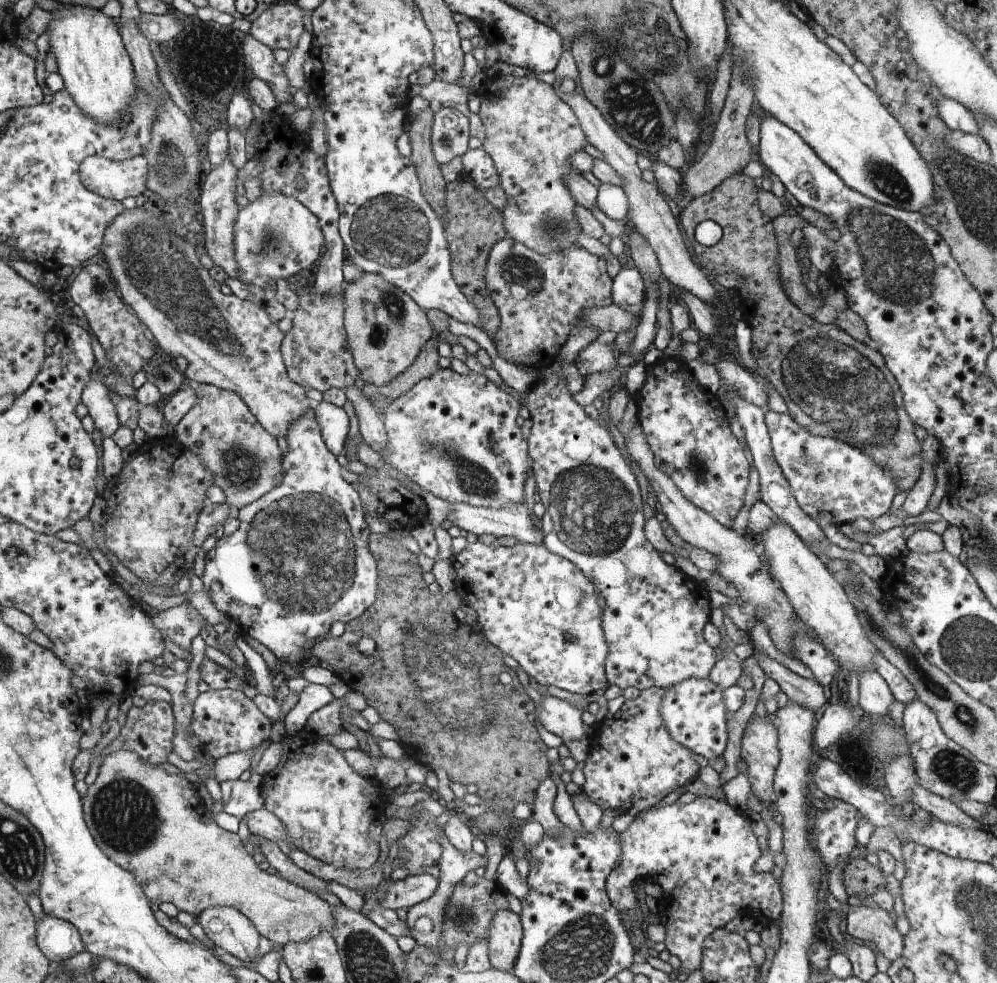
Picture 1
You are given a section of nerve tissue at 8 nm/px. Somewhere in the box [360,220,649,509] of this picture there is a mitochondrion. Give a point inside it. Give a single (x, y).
(470, 477)

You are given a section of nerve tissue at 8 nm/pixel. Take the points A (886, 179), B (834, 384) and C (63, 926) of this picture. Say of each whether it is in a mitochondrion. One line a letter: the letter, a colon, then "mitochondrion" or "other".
A: mitochondrion
B: mitochondrion
C: other

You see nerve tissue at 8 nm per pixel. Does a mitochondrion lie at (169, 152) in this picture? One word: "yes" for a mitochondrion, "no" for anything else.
yes

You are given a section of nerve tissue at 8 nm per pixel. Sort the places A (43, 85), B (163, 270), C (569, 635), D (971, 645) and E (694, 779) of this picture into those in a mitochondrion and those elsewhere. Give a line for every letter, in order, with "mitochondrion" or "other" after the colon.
A: other
B: mitochondrion
C: mitochondrion
D: mitochondrion
E: other

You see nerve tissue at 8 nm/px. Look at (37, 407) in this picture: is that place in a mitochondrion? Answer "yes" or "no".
no

